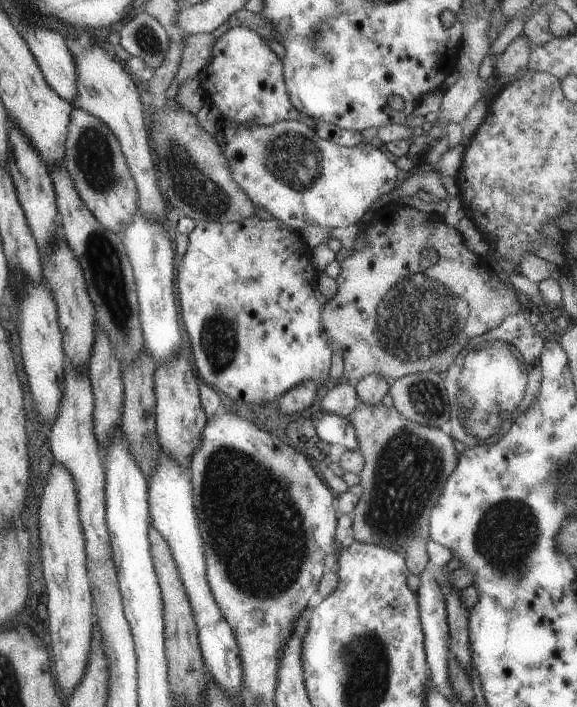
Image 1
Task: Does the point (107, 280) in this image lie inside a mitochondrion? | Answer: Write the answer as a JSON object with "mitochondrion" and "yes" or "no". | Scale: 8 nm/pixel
{"mitochondrion":"yes"}

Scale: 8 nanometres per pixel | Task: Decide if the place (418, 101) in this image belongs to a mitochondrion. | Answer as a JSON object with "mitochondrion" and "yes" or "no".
{"mitochondrion":"no"}

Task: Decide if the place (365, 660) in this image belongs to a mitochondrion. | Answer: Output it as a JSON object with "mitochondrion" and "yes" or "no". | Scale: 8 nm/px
{"mitochondrion":"yes"}

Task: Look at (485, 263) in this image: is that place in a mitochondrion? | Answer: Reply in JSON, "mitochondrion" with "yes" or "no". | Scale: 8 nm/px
{"mitochondrion":"no"}

